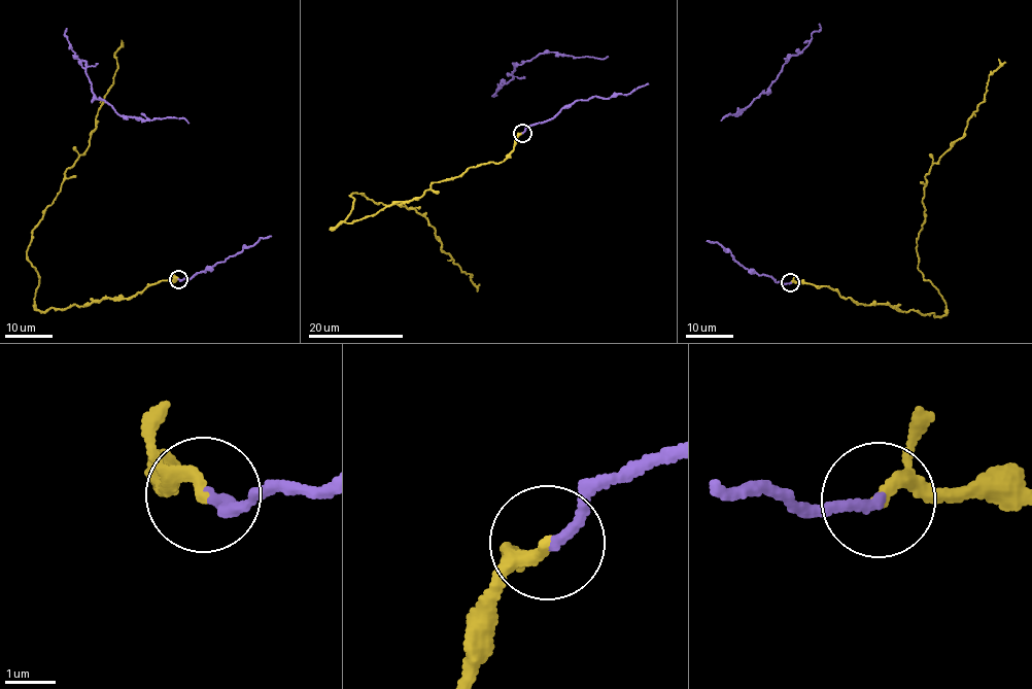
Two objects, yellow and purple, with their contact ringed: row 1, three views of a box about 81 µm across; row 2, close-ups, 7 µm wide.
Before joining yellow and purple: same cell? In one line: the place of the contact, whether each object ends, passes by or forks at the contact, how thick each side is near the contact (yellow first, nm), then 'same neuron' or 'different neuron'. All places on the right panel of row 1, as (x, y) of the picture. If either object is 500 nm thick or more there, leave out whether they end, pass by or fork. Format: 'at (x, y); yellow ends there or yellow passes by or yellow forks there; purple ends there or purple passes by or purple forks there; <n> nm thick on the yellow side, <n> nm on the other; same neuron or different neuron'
at (790, 282); yellow passes by; purple ends there; 180 nm thick on the yellow side, 190 nm on the other; same neuron

